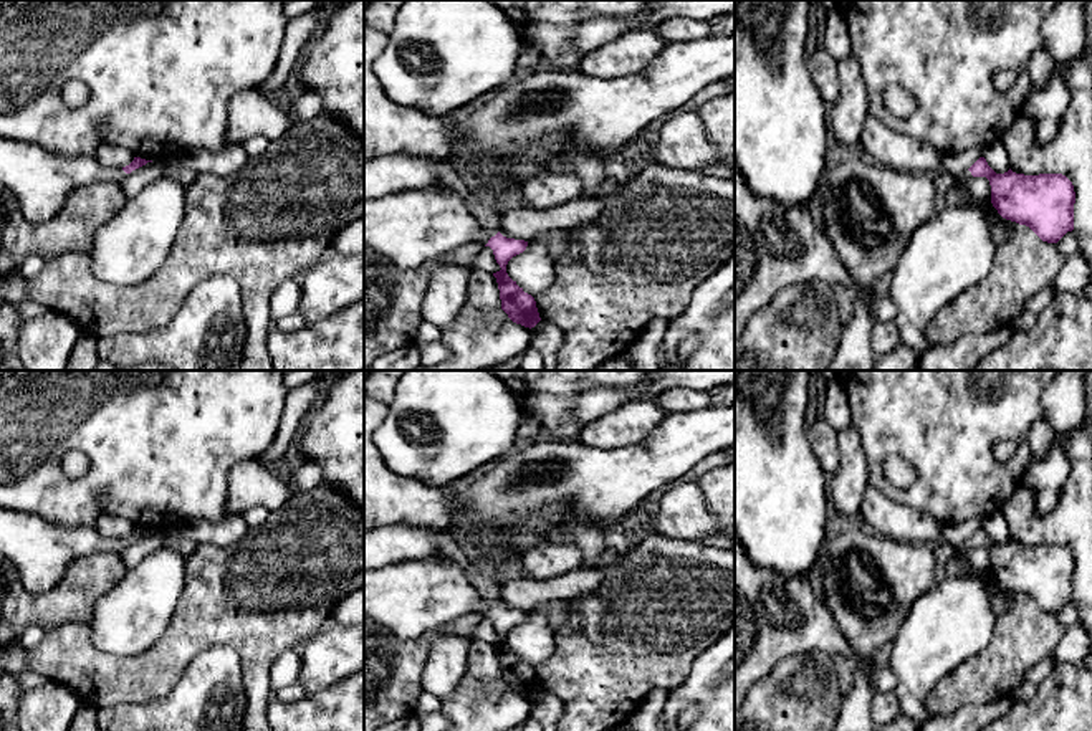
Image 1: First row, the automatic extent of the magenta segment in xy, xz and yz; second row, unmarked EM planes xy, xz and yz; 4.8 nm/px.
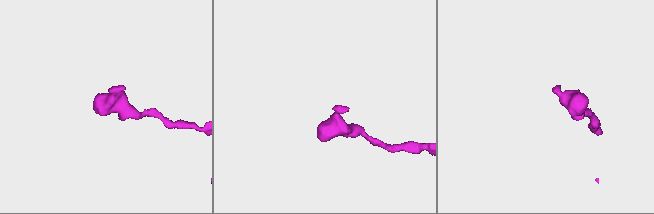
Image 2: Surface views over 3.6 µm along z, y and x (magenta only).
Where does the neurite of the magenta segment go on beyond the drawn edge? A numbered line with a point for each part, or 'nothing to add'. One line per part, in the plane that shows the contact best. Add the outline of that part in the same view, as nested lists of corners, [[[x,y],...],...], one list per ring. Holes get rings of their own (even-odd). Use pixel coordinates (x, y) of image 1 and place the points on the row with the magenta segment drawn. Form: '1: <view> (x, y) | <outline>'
1: xz (411, 227) | [[[435,184],[364,200],[364,248],[399,270],[415,270],[429,260],[443,260],[450,250],[470,241],[488,243],[498,232],[483,228],[453,189]]]

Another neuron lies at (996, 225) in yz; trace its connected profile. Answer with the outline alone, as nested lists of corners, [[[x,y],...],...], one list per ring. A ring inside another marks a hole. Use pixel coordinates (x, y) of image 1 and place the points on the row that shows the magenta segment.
[[[994,207],[988,210],[988,222],[989,222],[989,233],[991,233],[994,245],[998,246],[1004,243],[1009,233],[1004,228],[1003,217],[998,213]]]

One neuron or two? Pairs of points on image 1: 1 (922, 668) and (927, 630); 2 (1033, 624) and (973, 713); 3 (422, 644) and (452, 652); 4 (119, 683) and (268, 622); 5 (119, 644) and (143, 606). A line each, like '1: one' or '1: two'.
1: one
2: two
3: two
4: one
5: one

